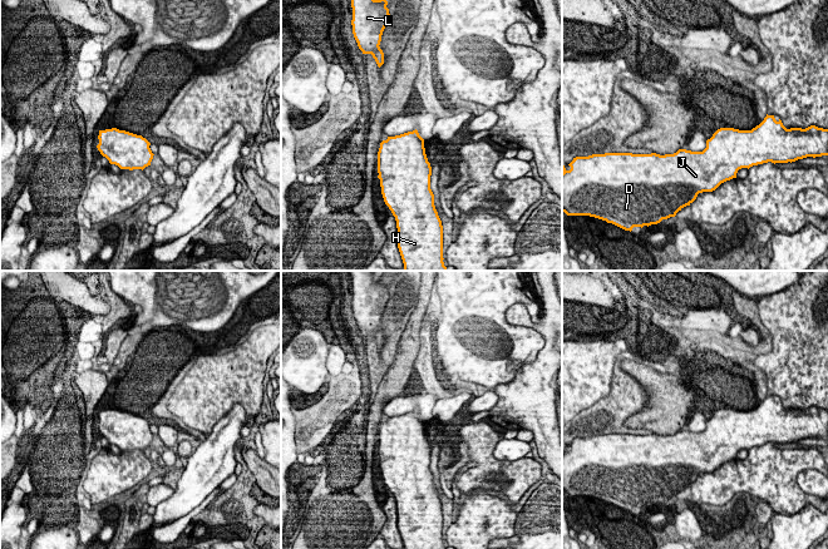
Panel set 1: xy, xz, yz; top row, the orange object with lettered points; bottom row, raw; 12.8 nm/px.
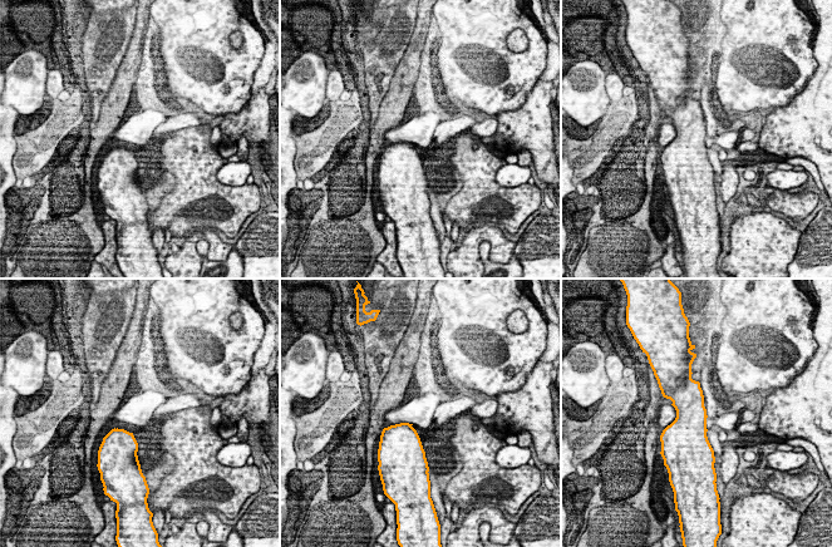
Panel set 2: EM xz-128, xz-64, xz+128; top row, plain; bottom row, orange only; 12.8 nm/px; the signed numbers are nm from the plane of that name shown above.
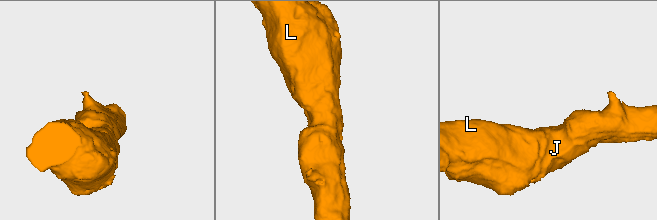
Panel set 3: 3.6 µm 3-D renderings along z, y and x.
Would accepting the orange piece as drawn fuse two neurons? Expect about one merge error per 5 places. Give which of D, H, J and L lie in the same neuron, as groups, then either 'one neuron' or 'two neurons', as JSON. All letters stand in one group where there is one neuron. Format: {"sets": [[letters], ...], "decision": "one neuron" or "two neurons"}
{"sets": [["D", "H", "J", "L"]], "decision": "one neuron"}

